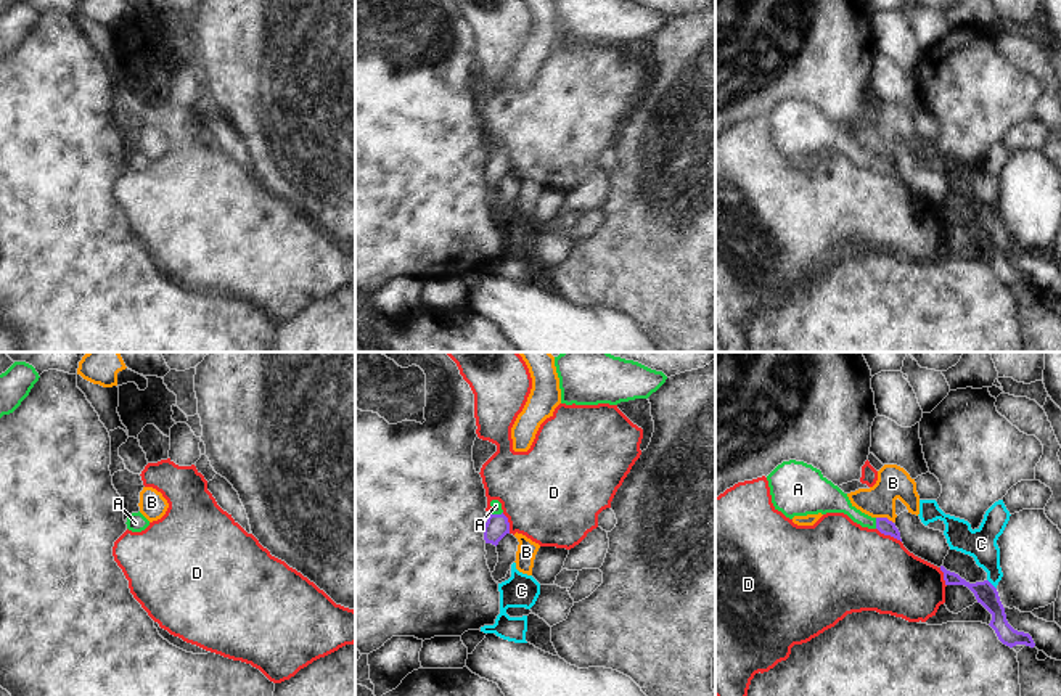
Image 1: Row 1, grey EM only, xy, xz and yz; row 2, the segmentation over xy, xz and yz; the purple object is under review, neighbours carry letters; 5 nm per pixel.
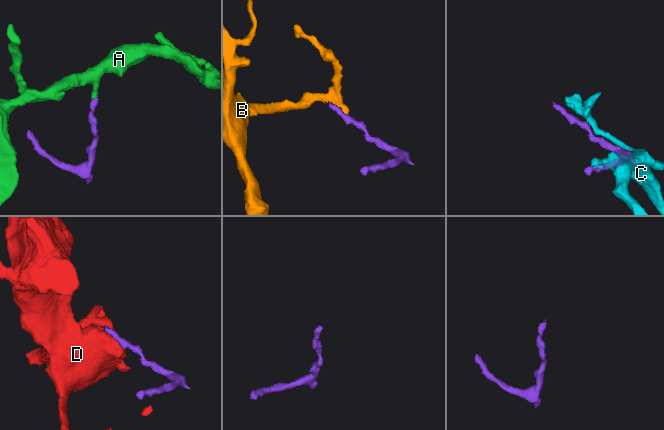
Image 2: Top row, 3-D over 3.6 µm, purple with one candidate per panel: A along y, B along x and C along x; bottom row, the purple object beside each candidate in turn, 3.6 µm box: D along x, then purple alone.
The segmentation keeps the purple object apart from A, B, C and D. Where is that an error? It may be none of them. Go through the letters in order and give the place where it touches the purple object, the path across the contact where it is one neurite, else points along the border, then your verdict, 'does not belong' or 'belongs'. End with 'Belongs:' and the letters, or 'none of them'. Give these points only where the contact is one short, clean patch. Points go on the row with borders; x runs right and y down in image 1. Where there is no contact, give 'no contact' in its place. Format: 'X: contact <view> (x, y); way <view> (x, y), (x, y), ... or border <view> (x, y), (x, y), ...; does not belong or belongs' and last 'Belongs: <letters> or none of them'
A: contact yz (876, 523); way yz (883, 524), (876, 523), (859, 518), (833, 500); belongs
B: contact yz (884, 518); border yz (876, 516), (886, 516), (893, 523); does not belong
C: contact yz (991, 584); does not belong
D: contact yz (889, 534); border yz (876, 528), (901, 542); does not belong
Belongs: A

